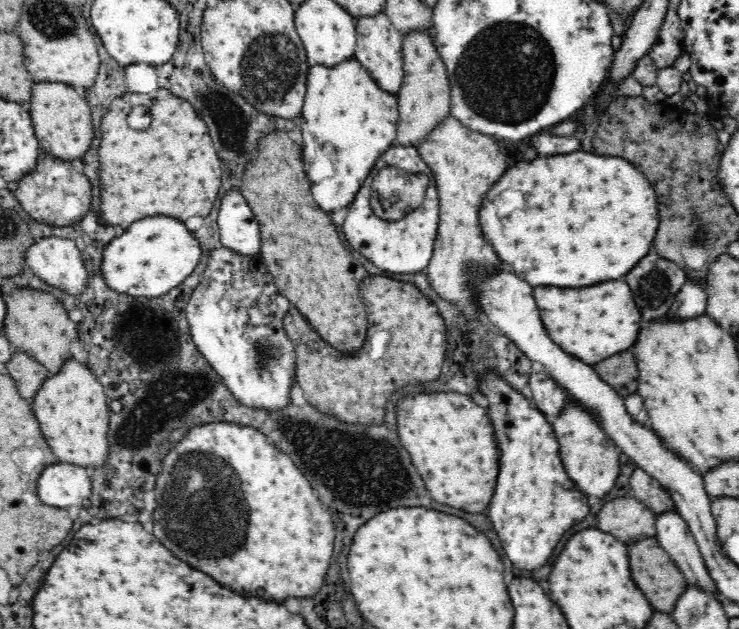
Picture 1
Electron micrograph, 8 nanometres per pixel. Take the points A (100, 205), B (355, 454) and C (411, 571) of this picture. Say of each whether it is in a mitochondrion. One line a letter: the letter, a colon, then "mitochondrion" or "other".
A: other
B: mitochondrion
C: other

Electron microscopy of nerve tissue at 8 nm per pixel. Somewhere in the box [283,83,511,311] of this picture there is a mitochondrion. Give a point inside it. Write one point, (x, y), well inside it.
(396, 190)

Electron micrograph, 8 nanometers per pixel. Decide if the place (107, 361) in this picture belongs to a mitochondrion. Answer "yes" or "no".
no

